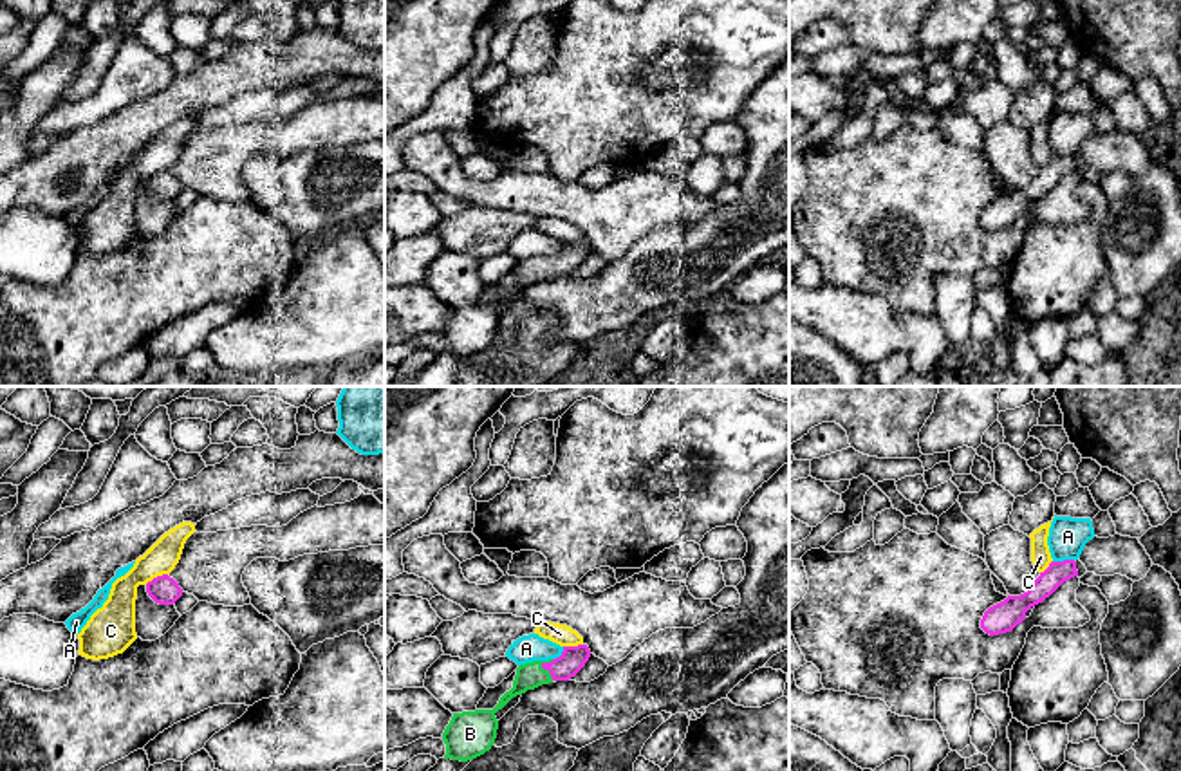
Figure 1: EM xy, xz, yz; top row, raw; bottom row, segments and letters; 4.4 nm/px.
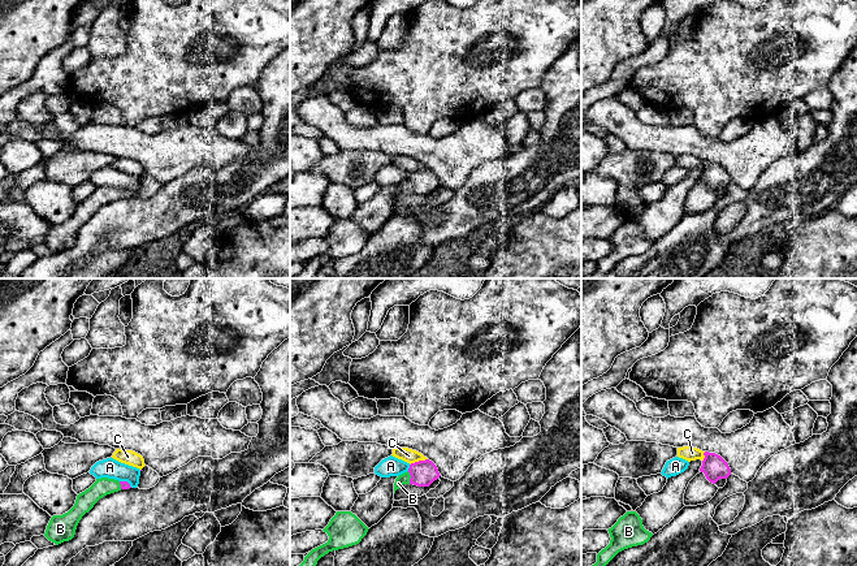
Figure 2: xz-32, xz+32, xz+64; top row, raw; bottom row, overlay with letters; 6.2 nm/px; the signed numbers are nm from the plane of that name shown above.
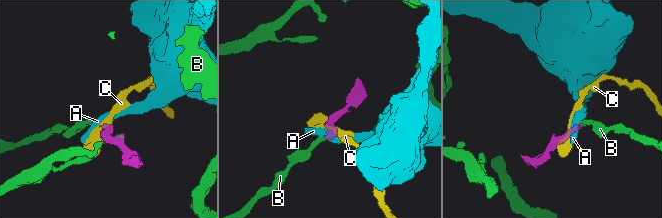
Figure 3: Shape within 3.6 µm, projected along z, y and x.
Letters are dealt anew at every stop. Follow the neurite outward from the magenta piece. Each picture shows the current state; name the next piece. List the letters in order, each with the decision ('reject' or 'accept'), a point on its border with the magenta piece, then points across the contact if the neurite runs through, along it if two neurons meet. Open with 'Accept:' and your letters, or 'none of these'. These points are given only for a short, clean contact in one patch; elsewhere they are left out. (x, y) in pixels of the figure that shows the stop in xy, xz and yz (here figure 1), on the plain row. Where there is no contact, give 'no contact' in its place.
Accept: none of these
A: reject | yz (1064, 156) | along yz (1073, 154), (1053, 157)
B: reject | xz (546, 264)
C: reject | xy (156, 174) | along xy (167, 168), (145, 179)

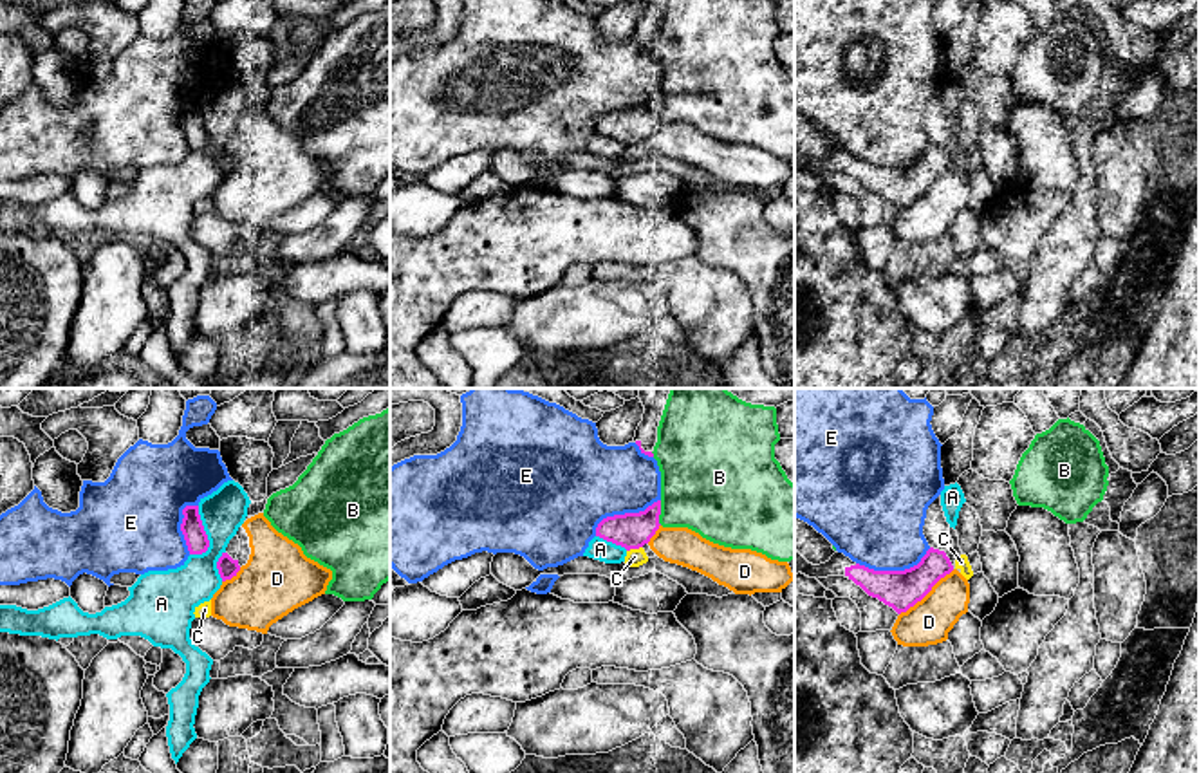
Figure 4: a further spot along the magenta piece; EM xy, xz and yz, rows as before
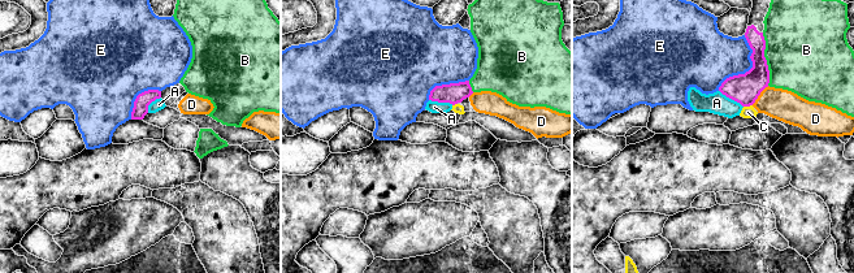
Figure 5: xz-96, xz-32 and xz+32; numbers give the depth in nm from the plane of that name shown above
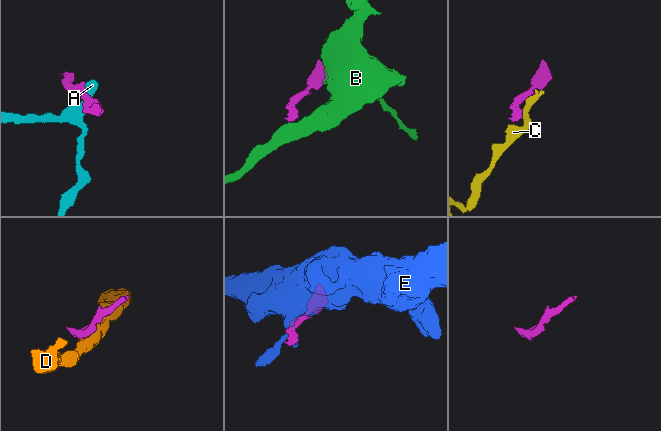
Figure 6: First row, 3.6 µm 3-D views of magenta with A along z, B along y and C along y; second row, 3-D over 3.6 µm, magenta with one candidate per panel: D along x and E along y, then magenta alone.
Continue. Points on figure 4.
Accept: D
A: reject | xy (206, 132)
B: reject | xz (659, 109)
C: reject | xz (634, 143)
D: accept | yz (927, 188)
E: reject | yz (894, 167)

